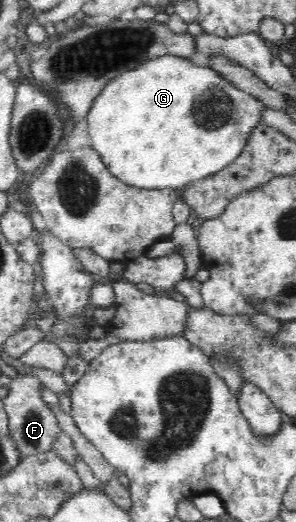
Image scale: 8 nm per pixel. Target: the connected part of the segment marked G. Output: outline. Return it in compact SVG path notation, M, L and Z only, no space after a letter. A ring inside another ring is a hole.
M177 55L162 56L143 62L134 70L123 72L118 78L110 81L109 84L110 86L106 85L93 100L92 108L90 108L90 112L85 118L88 125L88 136L92 141L91 146L99 153L110 174L130 186L146 190L172 188L181 191L191 182L200 181L220 172L222 169L228 168L242 154L242 150L250 140L250 134L263 122L263 115L269 110L269 107L265 106L265 103L258 99L256 95L248 94L240 87L234 86L232 82L222 78L218 71L212 70L209 66L198 66Z

